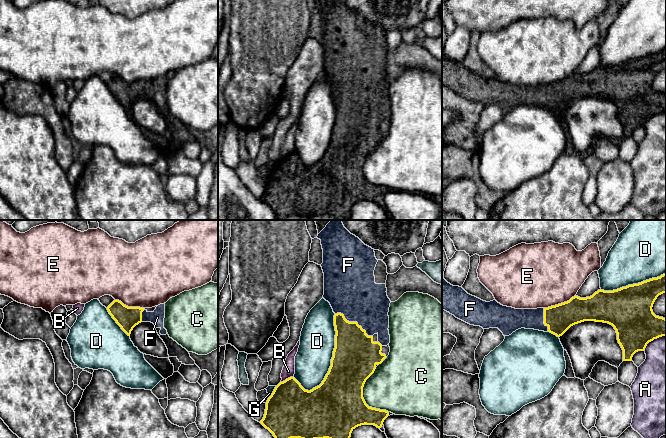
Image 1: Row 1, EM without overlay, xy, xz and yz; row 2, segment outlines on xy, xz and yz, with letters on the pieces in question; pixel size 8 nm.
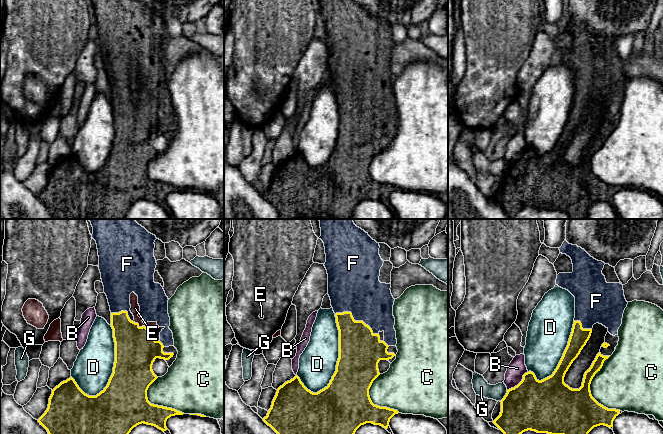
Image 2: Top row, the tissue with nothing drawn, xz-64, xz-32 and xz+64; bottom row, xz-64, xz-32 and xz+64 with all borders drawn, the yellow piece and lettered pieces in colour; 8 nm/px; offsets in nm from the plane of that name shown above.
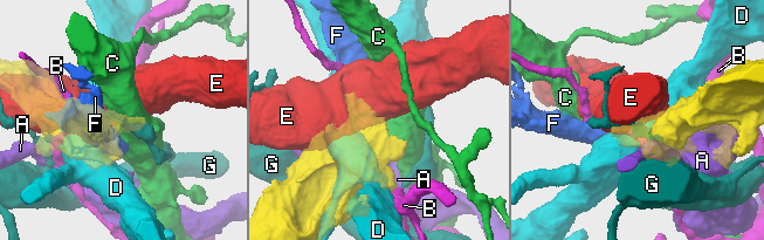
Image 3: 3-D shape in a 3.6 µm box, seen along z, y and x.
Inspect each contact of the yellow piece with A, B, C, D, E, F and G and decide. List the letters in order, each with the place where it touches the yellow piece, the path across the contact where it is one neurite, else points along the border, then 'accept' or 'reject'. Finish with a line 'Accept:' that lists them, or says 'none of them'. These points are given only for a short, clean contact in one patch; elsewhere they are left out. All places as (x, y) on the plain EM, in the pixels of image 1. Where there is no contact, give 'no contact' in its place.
A: meets yellow in xz at (310, 215); reject
B: meets yellow in xz at (287, 155); border along xz (293, 152), (281, 158); reject
C: meets yellow in xz at (362, 172); reject
D: meets yellow in xz at (333, 132); reject
E: meets yellow in yz at (559, 80); reject
F: meets yellow in xz at (354, 98); accept
G: meets yellow in xz at (273, 168); border along xz (276, 162), (269, 173); reject
Accept: F

